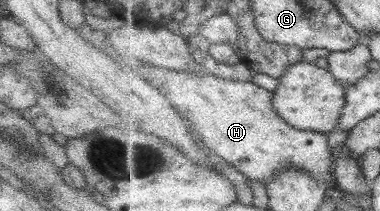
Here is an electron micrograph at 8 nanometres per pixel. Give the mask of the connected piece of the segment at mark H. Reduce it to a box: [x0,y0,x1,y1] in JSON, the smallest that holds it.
[141,66,336,186]

